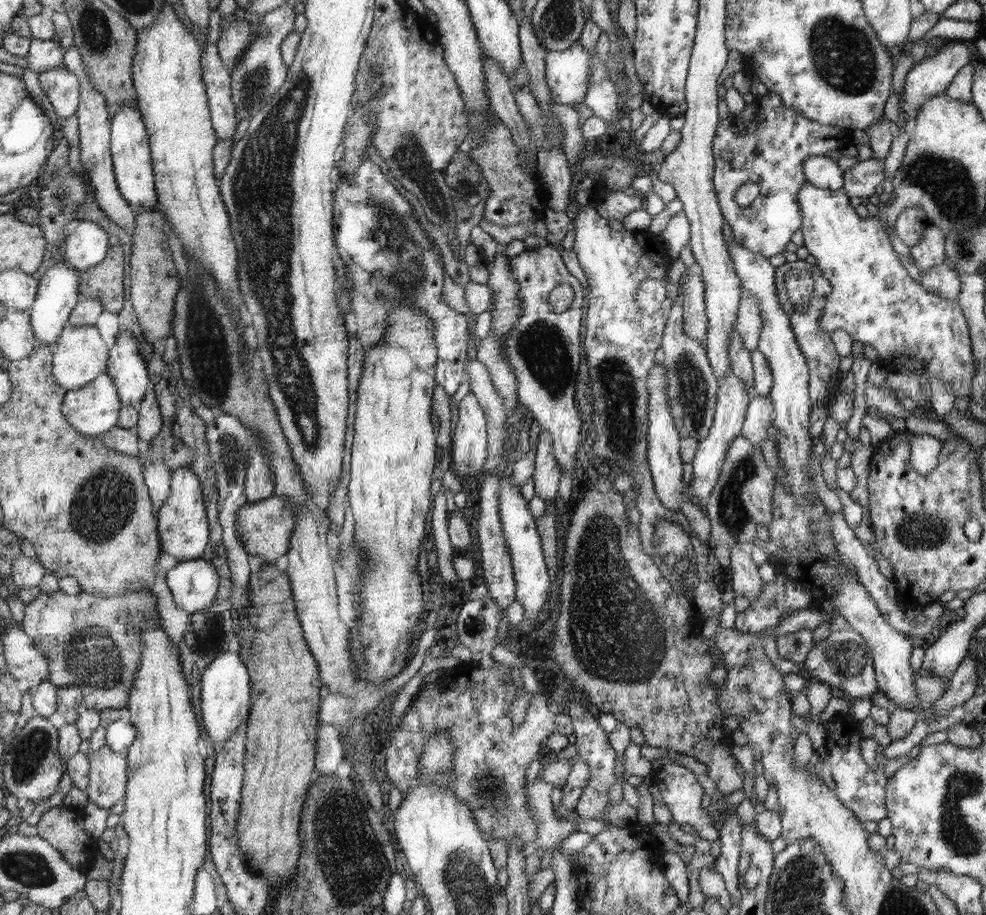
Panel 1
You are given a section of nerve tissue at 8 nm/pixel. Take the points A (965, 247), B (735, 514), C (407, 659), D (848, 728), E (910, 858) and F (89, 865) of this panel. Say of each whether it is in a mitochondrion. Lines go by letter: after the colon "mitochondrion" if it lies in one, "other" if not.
A: mitochondrion
B: mitochondrion
C: other
D: other
E: other
F: other

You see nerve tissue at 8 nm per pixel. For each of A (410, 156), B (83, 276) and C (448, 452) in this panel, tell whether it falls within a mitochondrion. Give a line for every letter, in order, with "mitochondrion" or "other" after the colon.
A: mitochondrion
B: other
C: other

